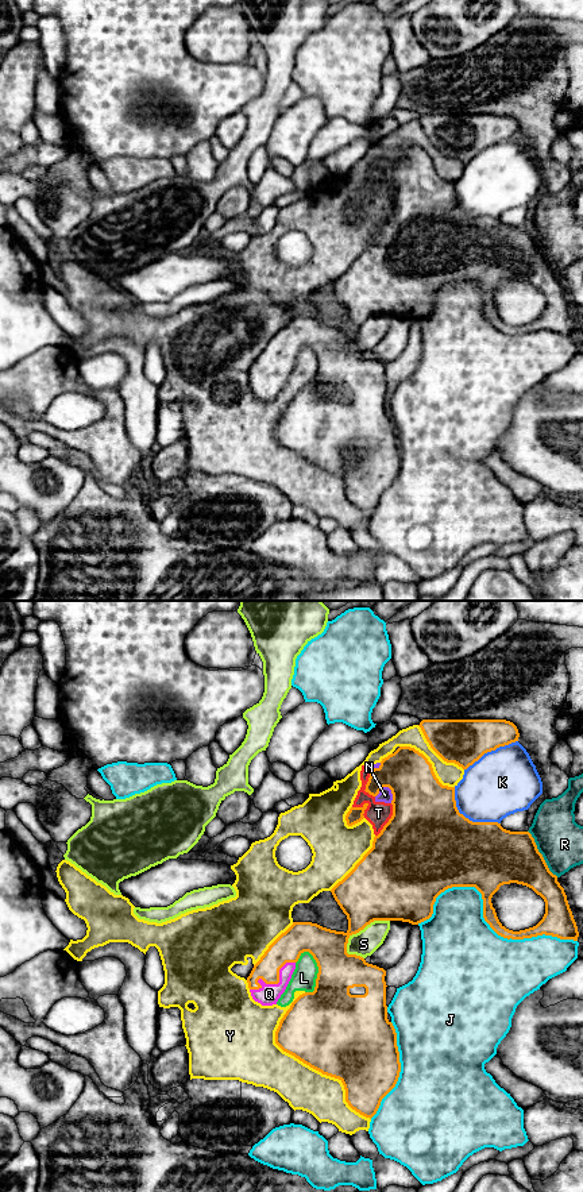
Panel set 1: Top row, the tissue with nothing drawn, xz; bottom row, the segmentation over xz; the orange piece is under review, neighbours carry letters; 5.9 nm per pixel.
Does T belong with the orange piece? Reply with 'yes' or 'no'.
no

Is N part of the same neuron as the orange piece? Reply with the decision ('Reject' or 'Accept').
Reject

